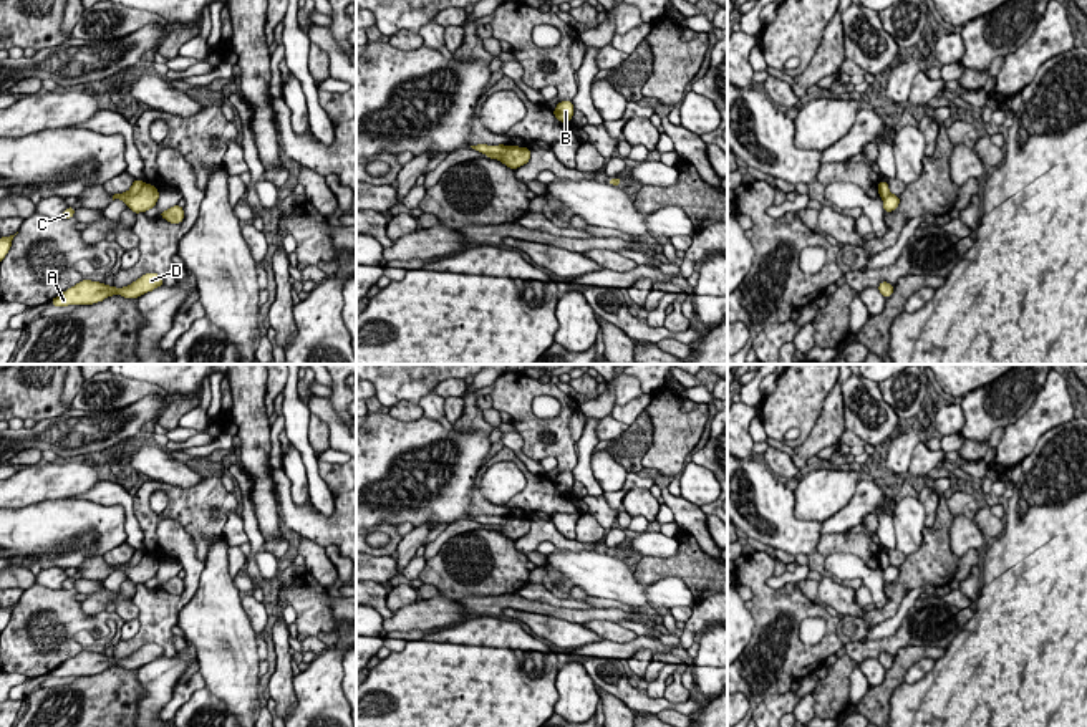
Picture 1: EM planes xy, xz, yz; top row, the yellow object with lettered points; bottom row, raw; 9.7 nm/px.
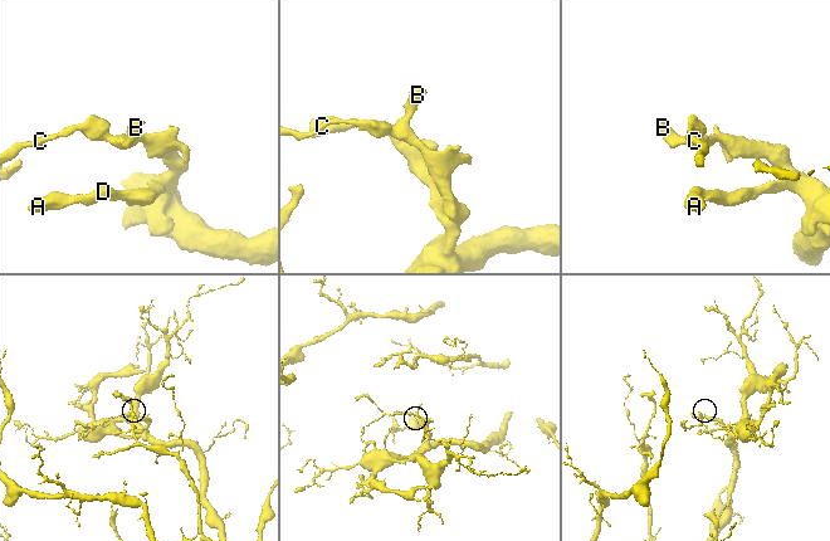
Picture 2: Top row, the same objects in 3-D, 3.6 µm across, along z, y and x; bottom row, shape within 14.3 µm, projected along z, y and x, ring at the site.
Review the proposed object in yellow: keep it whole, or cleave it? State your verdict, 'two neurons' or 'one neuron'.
two neurons

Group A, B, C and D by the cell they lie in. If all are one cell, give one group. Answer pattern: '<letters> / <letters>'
A B D / C

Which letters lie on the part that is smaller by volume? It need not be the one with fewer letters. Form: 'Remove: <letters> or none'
Remove: A, B, D

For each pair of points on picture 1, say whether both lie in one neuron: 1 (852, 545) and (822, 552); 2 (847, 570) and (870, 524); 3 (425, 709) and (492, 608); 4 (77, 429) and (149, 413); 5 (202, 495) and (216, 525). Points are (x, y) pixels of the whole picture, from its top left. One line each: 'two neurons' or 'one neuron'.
1: one neuron
2: two neurons
3: two neurons
4: one neuron
5: one neuron

